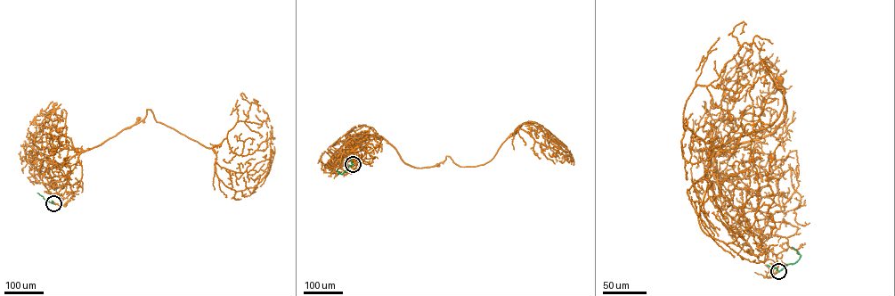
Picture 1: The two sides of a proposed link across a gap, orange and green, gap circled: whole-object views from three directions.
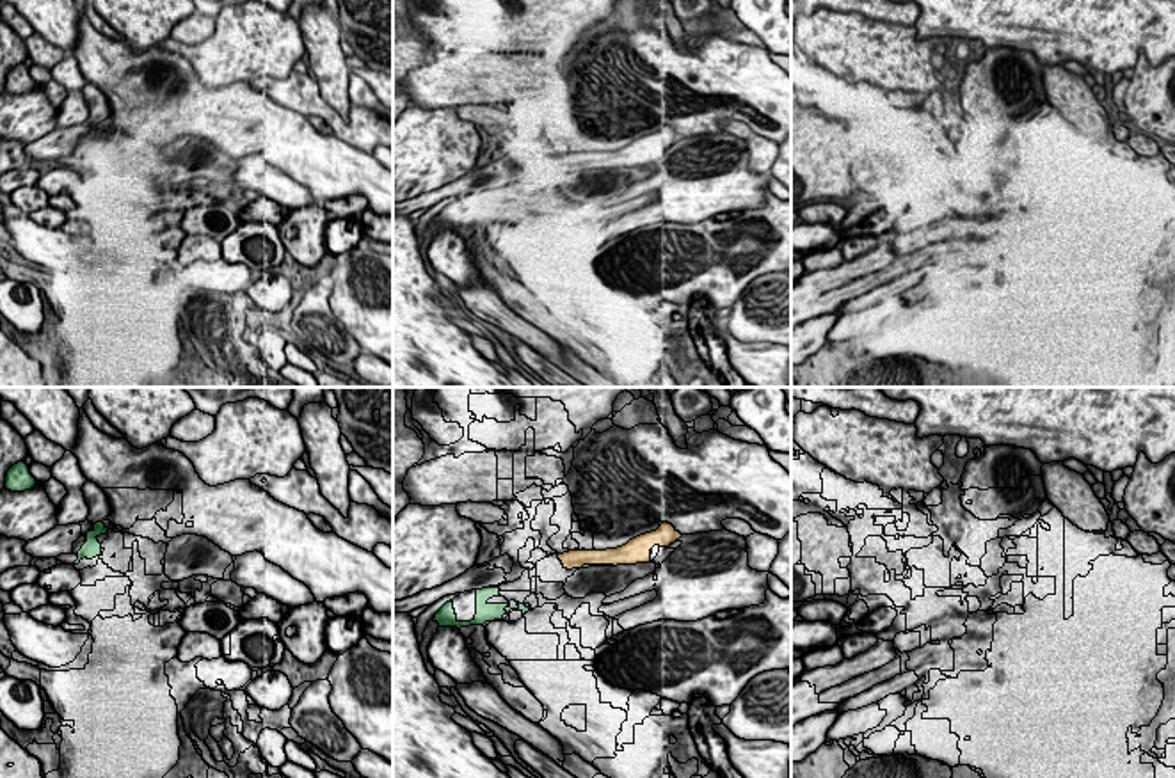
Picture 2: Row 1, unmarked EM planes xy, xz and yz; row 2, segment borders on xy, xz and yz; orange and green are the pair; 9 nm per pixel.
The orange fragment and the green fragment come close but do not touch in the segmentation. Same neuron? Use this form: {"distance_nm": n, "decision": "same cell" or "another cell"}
{"distance_nm": 480, "decision": "another cell"}

